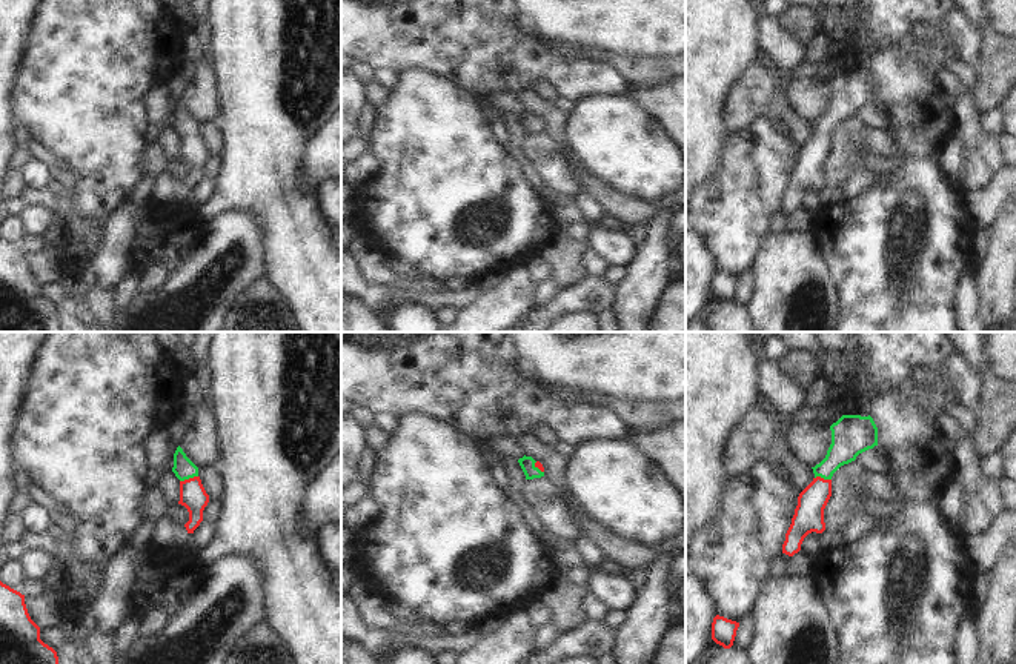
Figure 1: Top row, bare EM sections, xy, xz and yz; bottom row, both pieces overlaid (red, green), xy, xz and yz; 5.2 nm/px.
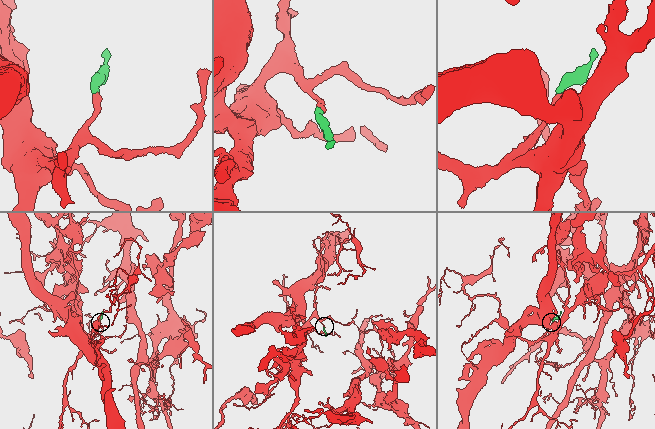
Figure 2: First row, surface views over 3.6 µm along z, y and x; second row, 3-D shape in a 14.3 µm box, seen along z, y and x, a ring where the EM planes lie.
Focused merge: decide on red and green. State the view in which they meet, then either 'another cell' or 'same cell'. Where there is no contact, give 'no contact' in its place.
meets red in xy; same cell

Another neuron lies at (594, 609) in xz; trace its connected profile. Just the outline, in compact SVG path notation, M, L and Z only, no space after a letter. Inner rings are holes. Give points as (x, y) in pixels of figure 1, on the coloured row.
M586 592L581 599L579 606L587 619L593 619L601 622L604 615L609 612L609 607L604 606L598 598L595 598L590 592Z

